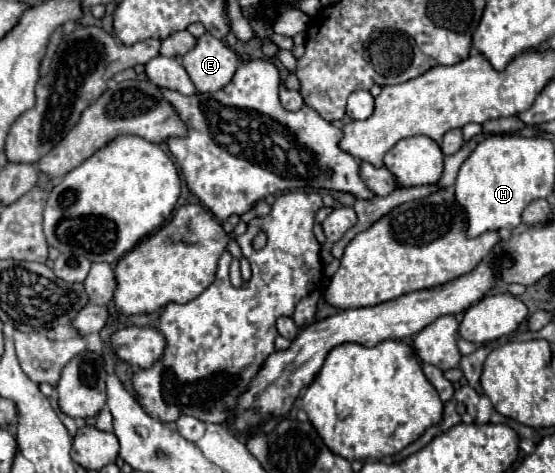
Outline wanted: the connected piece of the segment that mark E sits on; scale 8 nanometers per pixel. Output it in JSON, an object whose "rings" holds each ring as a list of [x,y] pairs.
{"rings":[[[211,33],[199,37],[197,47],[183,57],[183,67],[199,93],[219,91],[225,87],[237,71],[237,65],[237,55]]]}

